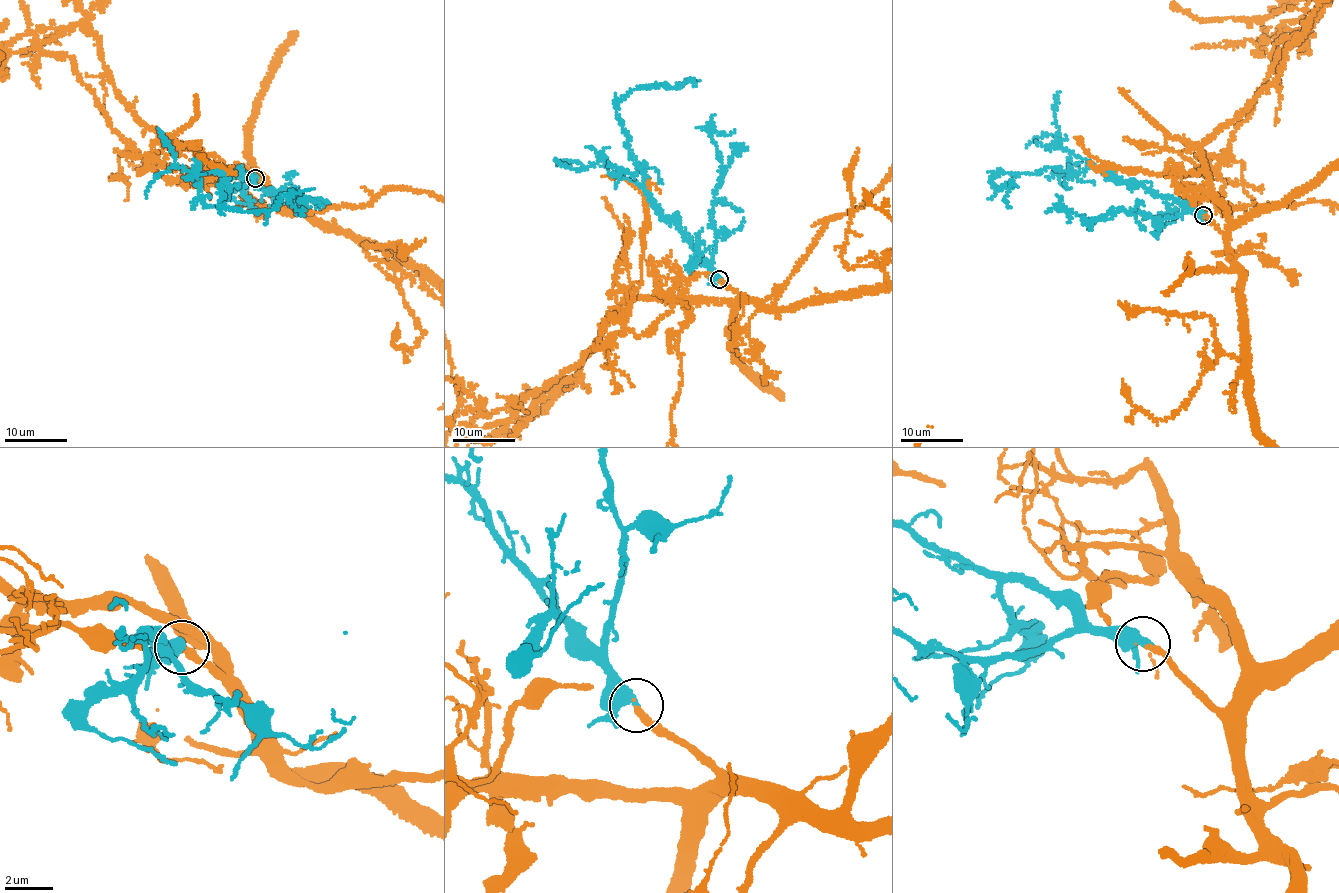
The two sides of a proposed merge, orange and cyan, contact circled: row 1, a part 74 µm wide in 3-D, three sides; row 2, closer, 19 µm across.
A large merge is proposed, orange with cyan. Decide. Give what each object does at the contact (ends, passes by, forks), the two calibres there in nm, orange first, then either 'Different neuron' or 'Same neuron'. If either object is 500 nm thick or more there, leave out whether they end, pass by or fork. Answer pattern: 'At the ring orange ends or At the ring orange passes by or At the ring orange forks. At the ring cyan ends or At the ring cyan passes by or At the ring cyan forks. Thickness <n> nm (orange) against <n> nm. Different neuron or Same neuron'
Thickness 280 nm (orange) against 500 nm. Same neuron

